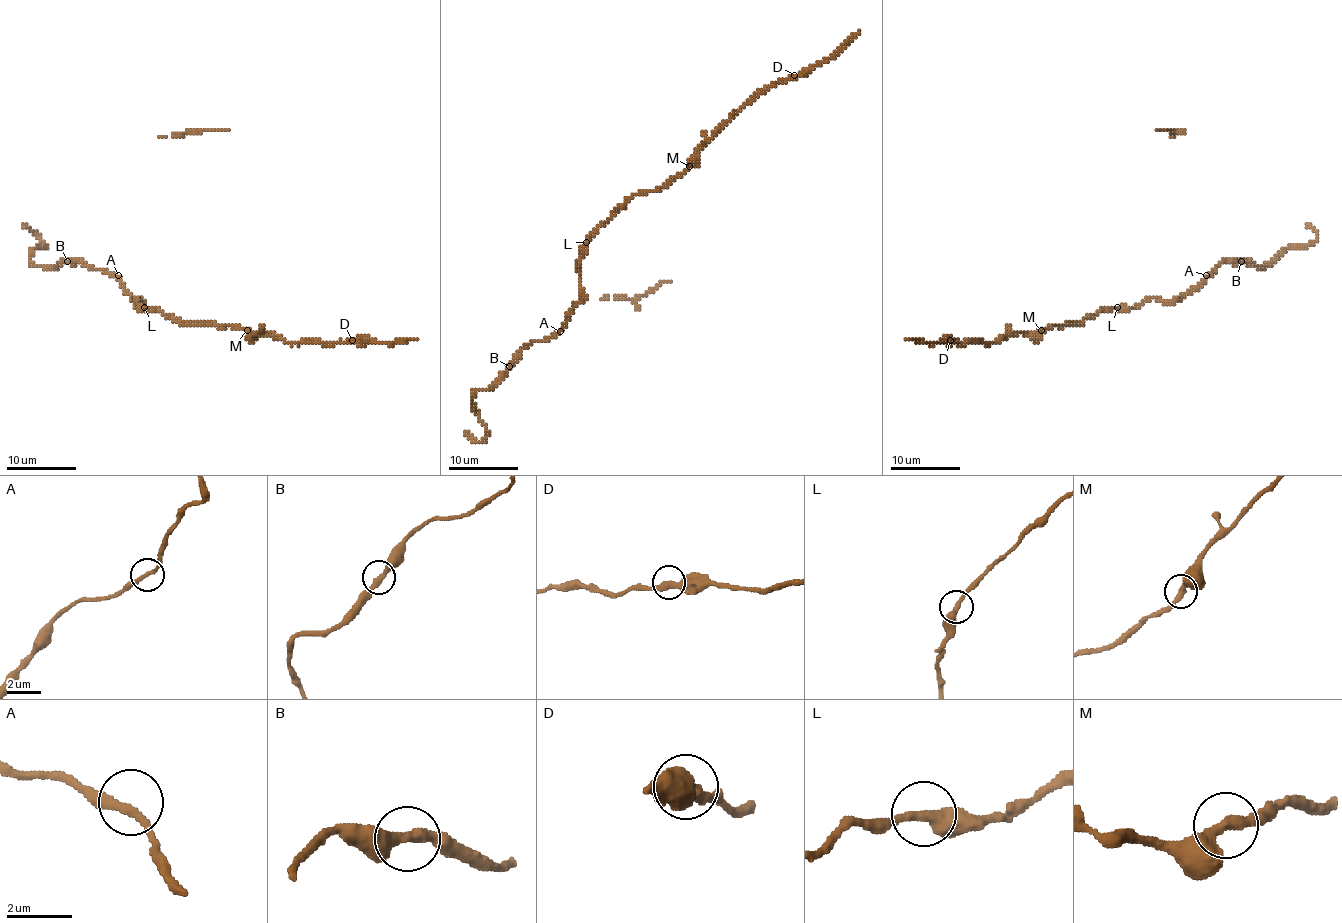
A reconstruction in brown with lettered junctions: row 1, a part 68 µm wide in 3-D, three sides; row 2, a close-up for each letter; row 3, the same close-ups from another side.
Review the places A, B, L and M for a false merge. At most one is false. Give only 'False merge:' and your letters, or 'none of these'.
False merge: none of these

